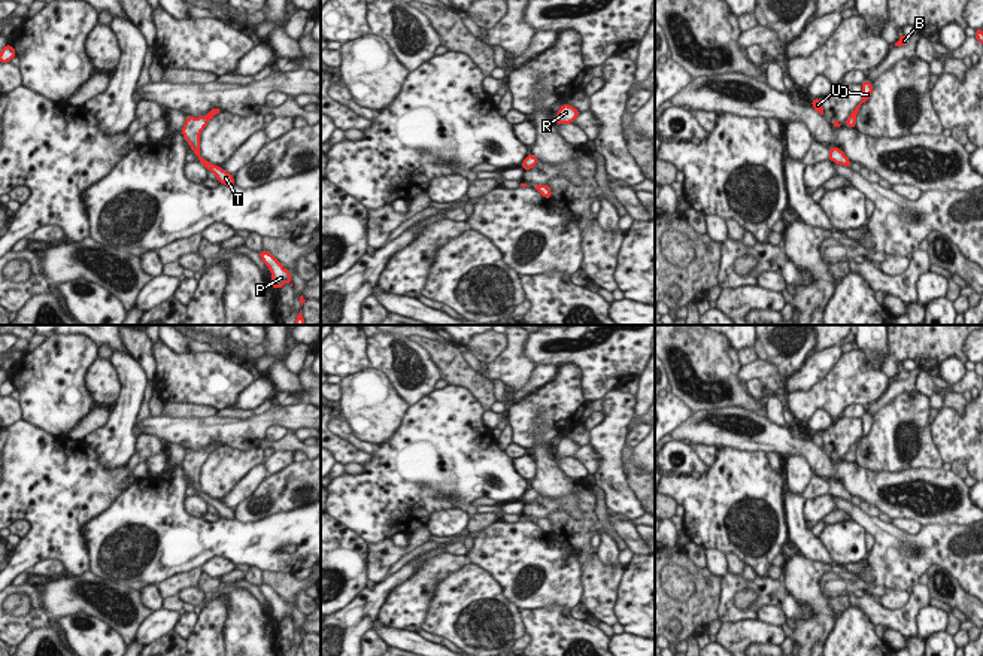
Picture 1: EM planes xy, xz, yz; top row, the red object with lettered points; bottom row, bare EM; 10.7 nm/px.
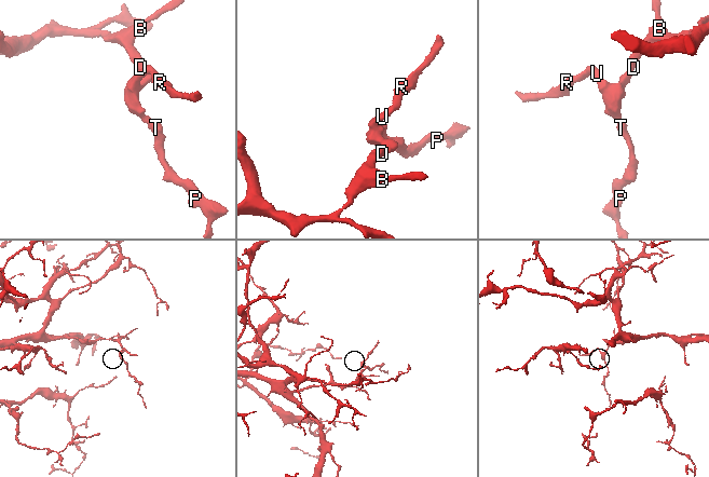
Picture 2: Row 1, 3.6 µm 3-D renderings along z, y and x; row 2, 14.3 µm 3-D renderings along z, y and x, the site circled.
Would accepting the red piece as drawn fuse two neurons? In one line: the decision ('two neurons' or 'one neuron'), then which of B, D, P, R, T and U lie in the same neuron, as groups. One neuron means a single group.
one neuron; groups B D P R T U

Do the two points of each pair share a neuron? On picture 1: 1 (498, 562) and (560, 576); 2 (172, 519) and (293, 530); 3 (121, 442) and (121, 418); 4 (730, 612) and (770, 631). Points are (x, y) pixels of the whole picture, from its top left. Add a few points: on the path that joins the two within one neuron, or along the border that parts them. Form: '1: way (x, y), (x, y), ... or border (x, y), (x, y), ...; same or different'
1: way (513, 562), (533, 562), (545, 568); same
2: way (202, 537), (263, 537); same
3: way (121, 436), (121, 424); same
4: border (757, 619), (725, 622), (722, 625); different

